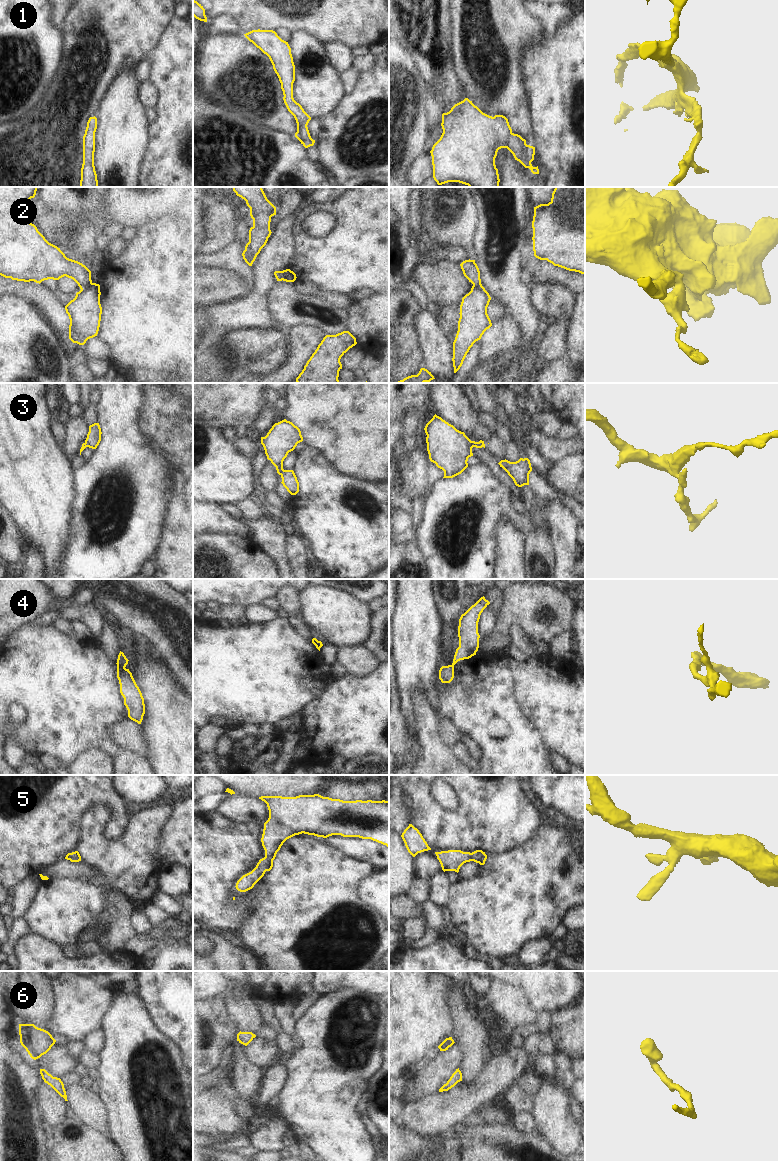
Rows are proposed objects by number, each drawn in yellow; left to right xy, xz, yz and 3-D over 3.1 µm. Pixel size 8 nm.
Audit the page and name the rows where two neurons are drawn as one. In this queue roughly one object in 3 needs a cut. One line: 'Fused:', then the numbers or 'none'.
Fused: 2, 3, 4

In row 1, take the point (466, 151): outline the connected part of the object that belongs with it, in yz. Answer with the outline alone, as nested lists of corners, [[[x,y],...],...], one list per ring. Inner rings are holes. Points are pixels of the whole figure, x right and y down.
[[[465,98],[455,104],[451,110],[442,114],[441,123],[443,133],[440,139],[433,145],[430,151],[433,165],[433,178],[438,185],[448,182],[459,182],[469,187],[499,187],[499,174],[495,165],[497,152],[501,148],[507,148],[525,168],[529,168],[533,174],[539,174],[539,169],[533,167],[531,162],[534,160],[535,147],[527,145],[526,140],[520,135],[514,134],[509,125],[508,119],[503,115],[494,117],[483,113],[472,101]]]

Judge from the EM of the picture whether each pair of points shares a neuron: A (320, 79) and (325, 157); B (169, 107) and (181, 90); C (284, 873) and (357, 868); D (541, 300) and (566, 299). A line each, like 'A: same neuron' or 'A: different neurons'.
A: different neurons
B: same neuron
C: same neuron
D: same neuron

